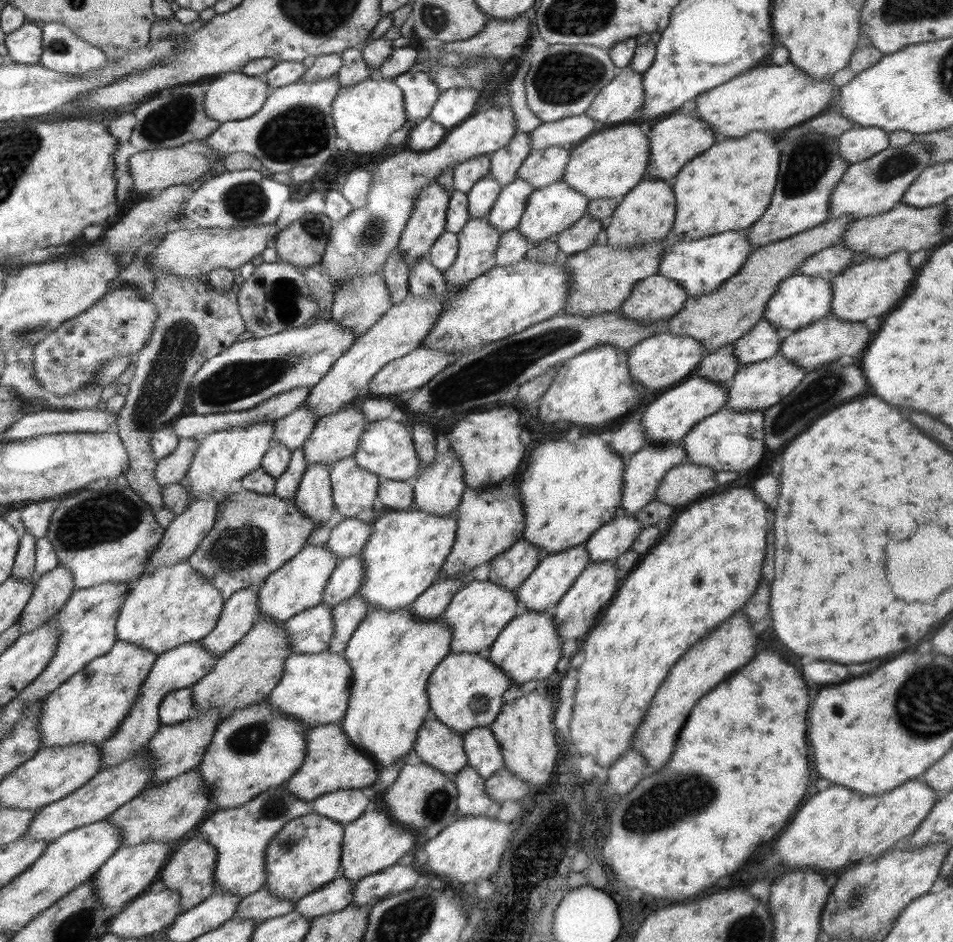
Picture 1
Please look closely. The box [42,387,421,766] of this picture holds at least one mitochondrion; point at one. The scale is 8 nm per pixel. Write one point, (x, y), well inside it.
(109, 517)

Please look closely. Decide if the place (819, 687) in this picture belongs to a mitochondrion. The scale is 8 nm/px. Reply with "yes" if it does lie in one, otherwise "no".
no

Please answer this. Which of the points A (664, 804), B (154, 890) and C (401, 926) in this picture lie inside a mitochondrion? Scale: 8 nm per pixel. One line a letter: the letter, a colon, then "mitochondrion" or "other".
A: mitochondrion
B: other
C: mitochondrion

